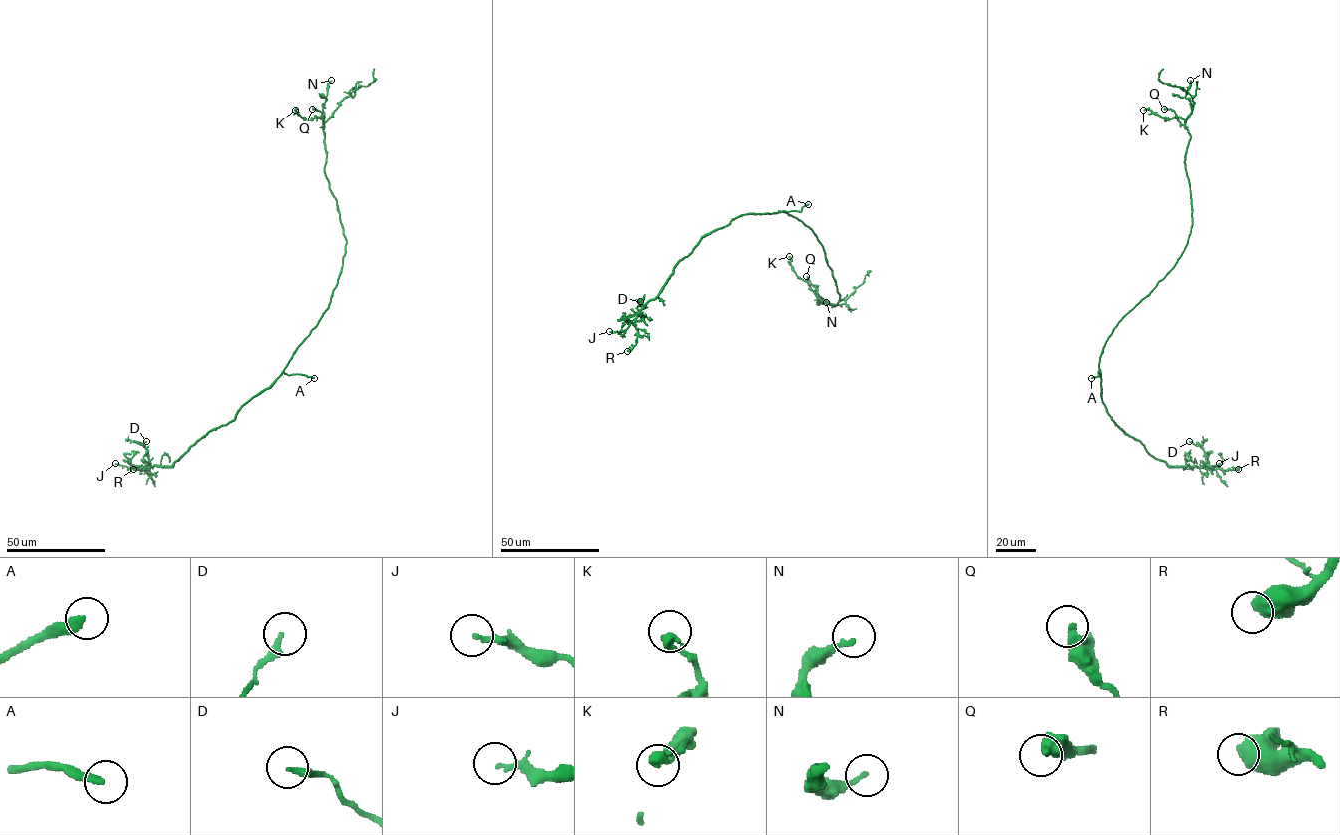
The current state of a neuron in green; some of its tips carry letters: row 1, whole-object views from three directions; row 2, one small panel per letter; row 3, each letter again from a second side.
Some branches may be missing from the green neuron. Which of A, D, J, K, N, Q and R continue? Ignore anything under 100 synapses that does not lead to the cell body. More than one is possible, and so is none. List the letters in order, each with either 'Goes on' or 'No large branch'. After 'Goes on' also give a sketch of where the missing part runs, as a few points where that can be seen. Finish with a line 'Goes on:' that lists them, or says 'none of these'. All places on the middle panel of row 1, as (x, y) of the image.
A: Goes on
D: No large branch
J: No large branch
K: No large branch
N: No large branch
Q: No large branch
R: No large branch
Goes on: A

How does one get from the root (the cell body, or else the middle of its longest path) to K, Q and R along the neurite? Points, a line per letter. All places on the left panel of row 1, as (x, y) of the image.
K: (320, 318), (337, 285), (346, 239), (337, 200), (324, 171), (323, 121), (319, 117), (303, 119), (295, 110)
Q: (320, 318), (337, 285), (346, 239), (337, 200), (324, 171), (323, 116), (316, 109), (312, 109)
R: (320, 318), (282, 374), (250, 398), (233, 420), (211, 429), (172, 465), (133, 469)

